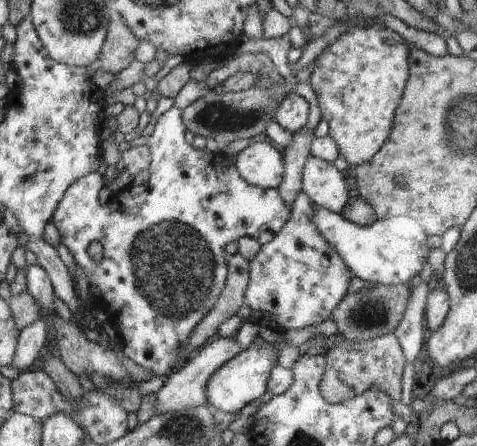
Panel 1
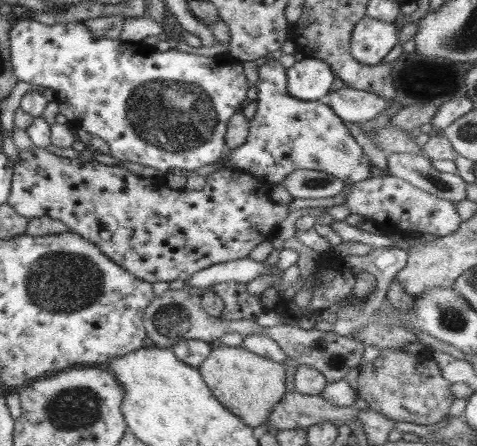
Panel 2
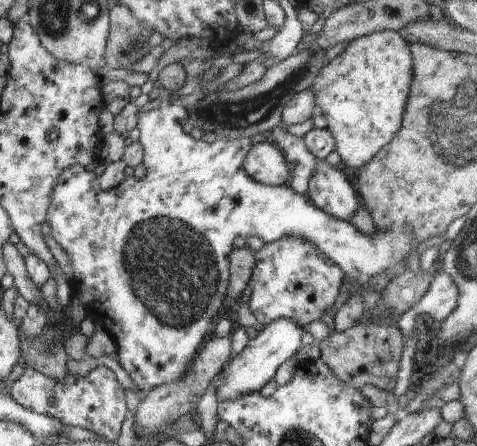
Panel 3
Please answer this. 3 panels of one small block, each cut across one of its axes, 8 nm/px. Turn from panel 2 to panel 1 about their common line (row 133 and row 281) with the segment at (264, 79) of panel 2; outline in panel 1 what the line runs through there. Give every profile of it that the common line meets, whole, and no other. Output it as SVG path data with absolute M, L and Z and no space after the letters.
M299 192L291 204L291 218L249 262L249 284L245 290L245 298L251 308L249 320L259 326L263 324L273 332L319 326L331 318L337 304L345 298L351 272L313 226L313 212L315 206L311 200L305 192Z

